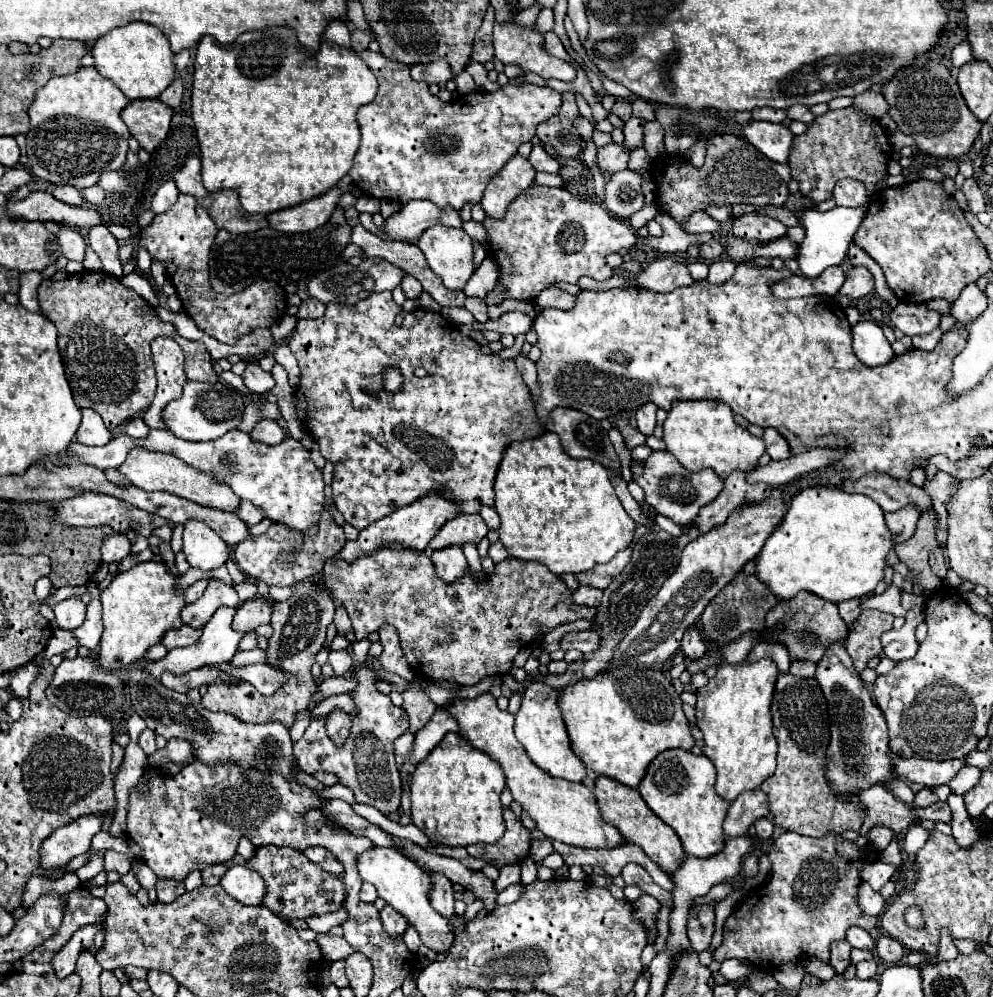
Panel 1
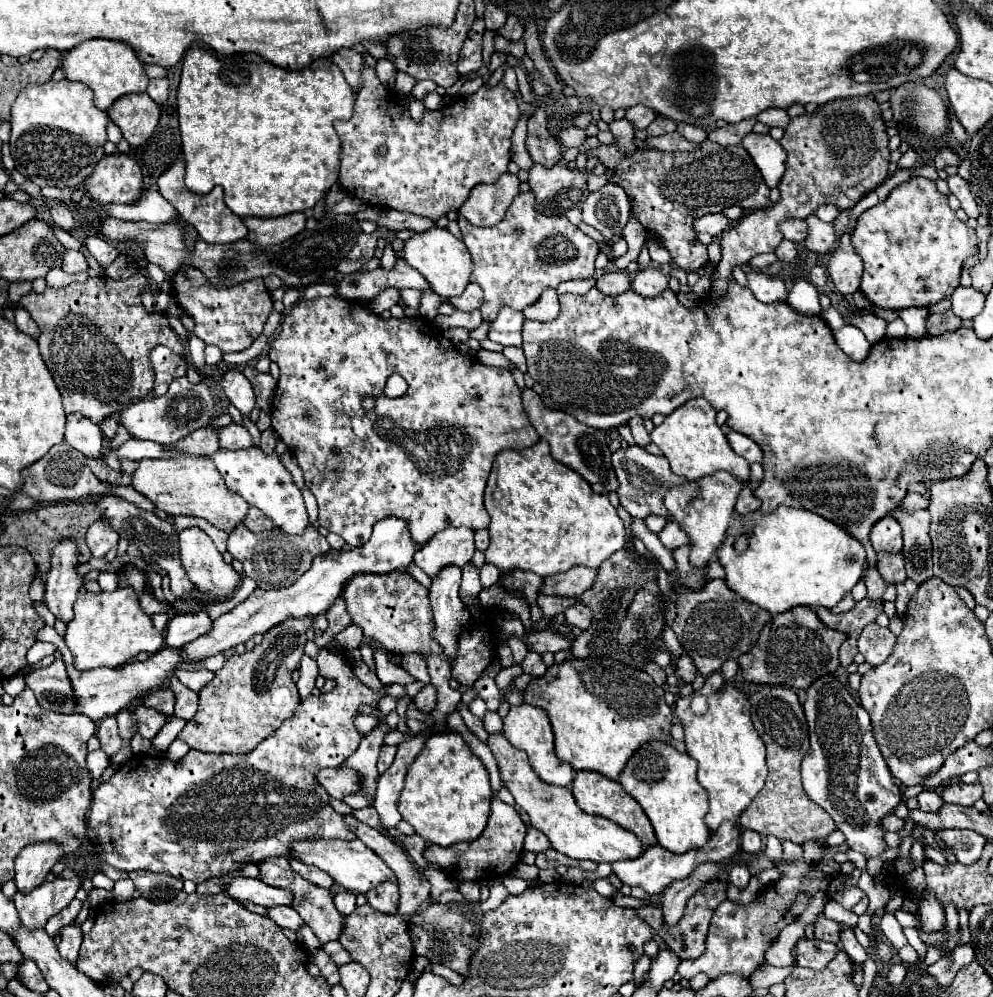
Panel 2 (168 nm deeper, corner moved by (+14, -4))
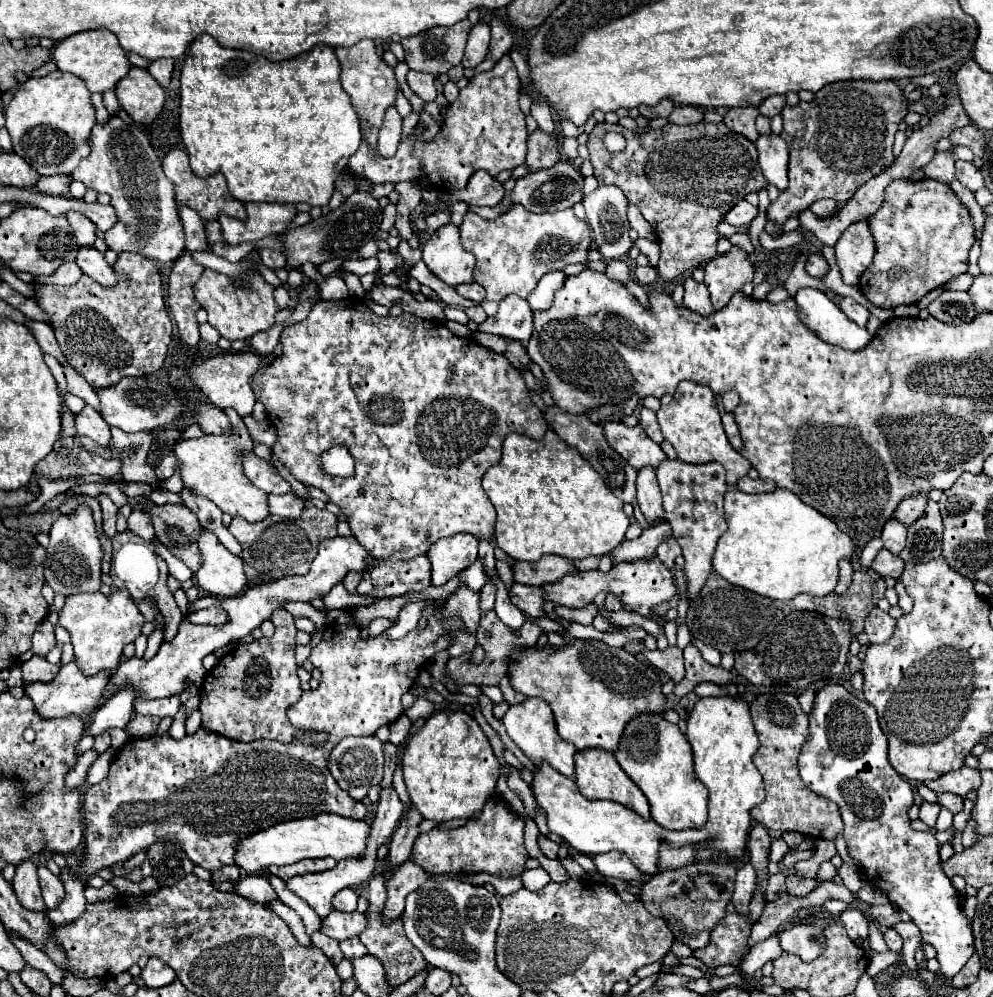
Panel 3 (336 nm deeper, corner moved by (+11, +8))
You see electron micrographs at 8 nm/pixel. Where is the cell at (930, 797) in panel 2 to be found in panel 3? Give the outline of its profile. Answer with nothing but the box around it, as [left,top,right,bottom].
[936,794,964,814]

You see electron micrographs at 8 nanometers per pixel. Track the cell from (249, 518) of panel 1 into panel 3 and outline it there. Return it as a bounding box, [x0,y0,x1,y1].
[268,494,304,518]

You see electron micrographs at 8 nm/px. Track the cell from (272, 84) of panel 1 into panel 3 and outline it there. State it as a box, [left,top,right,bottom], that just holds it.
[180,34,362,206]

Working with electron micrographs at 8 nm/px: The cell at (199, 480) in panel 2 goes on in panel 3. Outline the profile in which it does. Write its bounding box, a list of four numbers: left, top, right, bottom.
[172,408,268,522]

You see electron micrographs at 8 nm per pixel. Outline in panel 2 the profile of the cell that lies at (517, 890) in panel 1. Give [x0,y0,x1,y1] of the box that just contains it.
[459,882,479,902]

